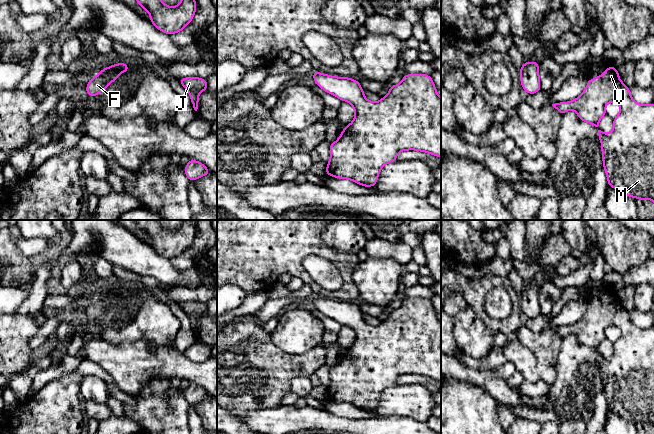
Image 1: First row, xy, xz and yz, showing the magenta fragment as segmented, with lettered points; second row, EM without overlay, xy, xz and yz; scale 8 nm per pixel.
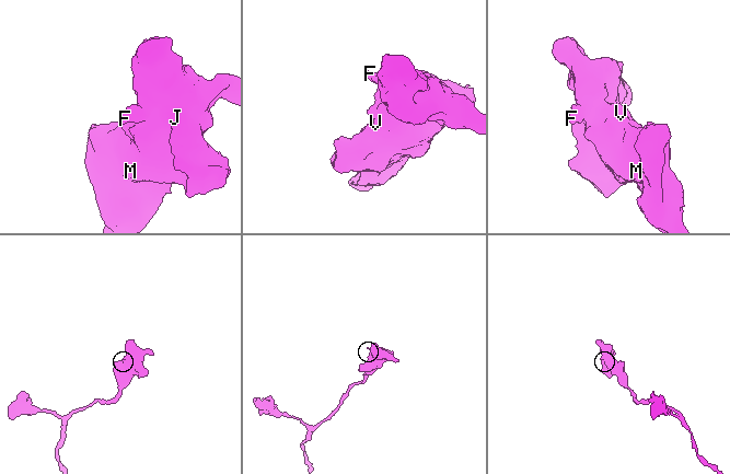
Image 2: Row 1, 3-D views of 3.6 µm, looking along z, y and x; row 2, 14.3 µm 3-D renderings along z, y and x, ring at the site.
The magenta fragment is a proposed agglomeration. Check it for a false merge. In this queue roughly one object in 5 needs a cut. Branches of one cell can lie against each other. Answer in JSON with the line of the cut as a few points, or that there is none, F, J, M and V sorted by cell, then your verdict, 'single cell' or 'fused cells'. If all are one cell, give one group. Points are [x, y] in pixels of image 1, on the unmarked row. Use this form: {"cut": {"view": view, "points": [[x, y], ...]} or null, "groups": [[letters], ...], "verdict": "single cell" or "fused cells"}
{"cut": null, "groups": [["F", "J", "M", "V"]], "verdict": "single cell"}

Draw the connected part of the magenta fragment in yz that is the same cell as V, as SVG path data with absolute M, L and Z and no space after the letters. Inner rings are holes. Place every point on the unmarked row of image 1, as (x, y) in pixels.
M608 290L604 298L589 303L583 317L576 323L569 326L552 328L561 340L568 334L574 334L579 343L592 348L597 352L597 359L601 365L603 391L606 395L608 410L618 414L626 420L635 423L650 423L654 426L654 327L641 329L632 323L630 313L619 302L618 293ZM616 326L620 330L619 338L613 343L613 354L605 358L599 352L600 343L607 339L606 328Z

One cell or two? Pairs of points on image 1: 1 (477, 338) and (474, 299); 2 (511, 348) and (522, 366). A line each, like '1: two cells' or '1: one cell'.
1: two cells
2: one cell

